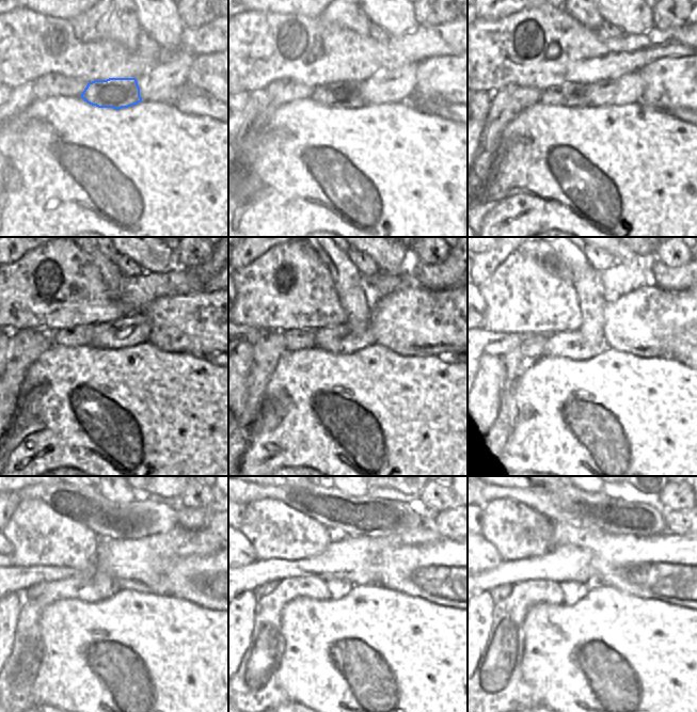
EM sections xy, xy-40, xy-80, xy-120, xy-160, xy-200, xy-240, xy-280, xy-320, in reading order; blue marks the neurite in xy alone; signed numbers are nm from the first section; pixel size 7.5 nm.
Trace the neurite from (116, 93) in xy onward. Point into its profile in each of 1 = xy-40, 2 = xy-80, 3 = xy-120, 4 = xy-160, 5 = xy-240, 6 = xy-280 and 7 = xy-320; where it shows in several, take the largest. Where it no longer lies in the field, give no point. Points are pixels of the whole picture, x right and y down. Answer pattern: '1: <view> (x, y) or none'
1: xy-40 (346, 93)
2: xy-80 (570, 94)
3: xy-120 (80, 335)
4: xy-160 (296, 339)
5: xy-240 (34, 590)
6: xy-280 (266, 589)
7: xy-320 (502, 591)

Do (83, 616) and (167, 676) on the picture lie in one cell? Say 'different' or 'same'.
same

